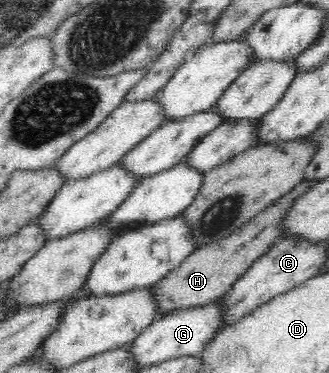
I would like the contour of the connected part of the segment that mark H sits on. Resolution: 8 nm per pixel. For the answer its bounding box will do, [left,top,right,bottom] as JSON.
[151,181,312,319]

